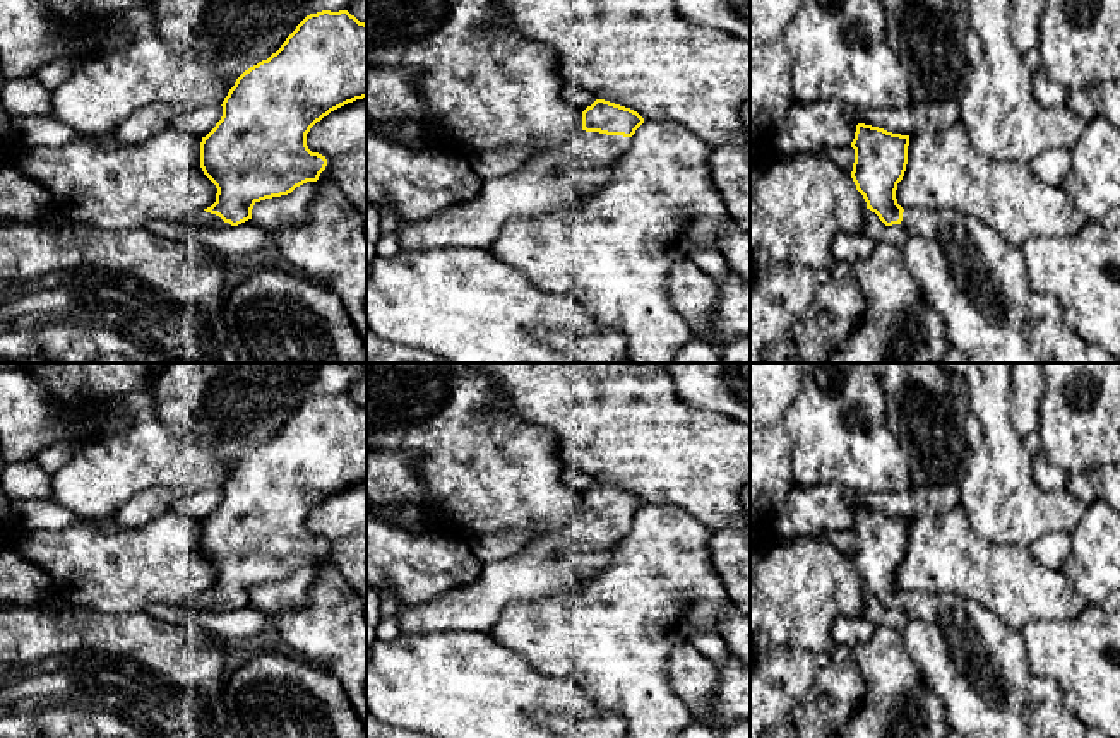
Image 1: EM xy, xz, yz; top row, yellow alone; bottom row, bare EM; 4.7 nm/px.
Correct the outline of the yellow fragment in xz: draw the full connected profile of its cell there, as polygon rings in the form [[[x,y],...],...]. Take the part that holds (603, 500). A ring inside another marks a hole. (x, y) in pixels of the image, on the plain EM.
[[[596,483],[582,495],[579,517],[505,560],[485,563],[473,584],[411,608],[390,608],[399,632],[490,634],[509,604],[541,601],[599,575],[610,548],[642,507],[637,495]]]

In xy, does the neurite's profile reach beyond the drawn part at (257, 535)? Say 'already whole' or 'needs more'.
needs more

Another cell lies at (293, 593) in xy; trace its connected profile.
[[[307,565],[288,579],[255,586],[252,604],[265,616],[300,610],[310,603],[310,587],[313,582],[315,565]]]

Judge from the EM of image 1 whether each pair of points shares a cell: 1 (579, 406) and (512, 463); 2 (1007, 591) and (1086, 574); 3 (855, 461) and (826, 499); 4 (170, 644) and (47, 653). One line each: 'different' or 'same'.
1: different
2: different
3: different
4: same

